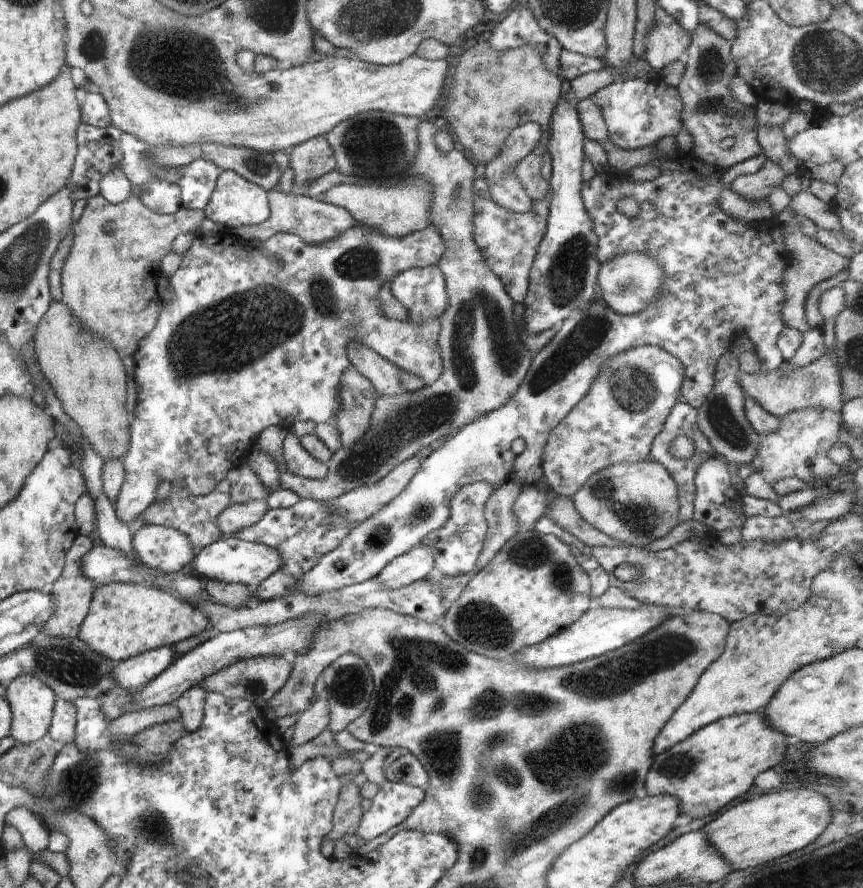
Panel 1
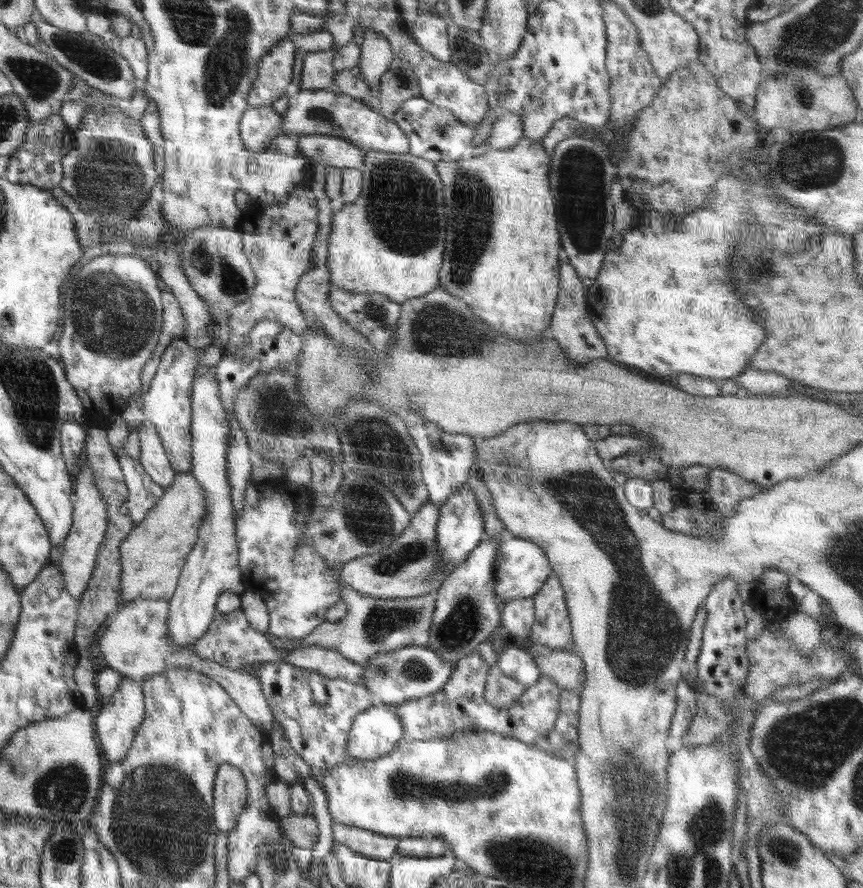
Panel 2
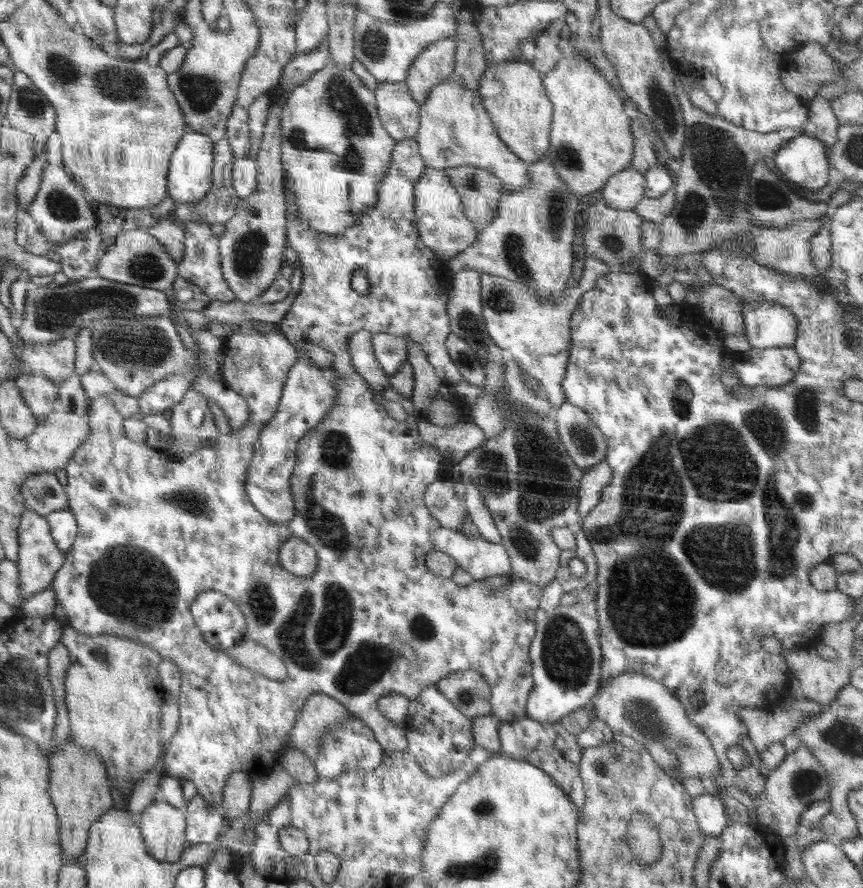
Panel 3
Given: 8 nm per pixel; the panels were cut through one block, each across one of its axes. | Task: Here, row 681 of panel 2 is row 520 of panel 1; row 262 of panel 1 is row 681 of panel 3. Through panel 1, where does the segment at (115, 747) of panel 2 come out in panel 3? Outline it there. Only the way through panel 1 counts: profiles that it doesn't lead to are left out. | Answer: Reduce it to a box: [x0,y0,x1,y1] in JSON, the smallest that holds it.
[49,139,542,807]

